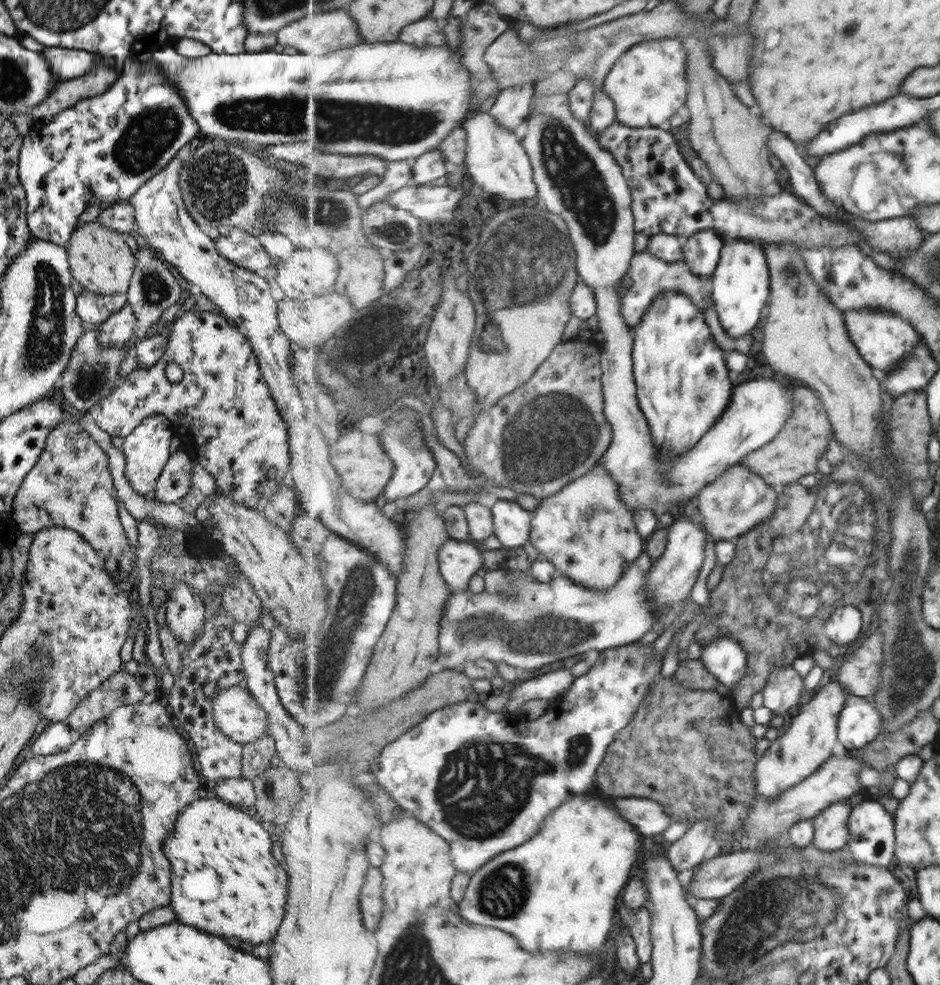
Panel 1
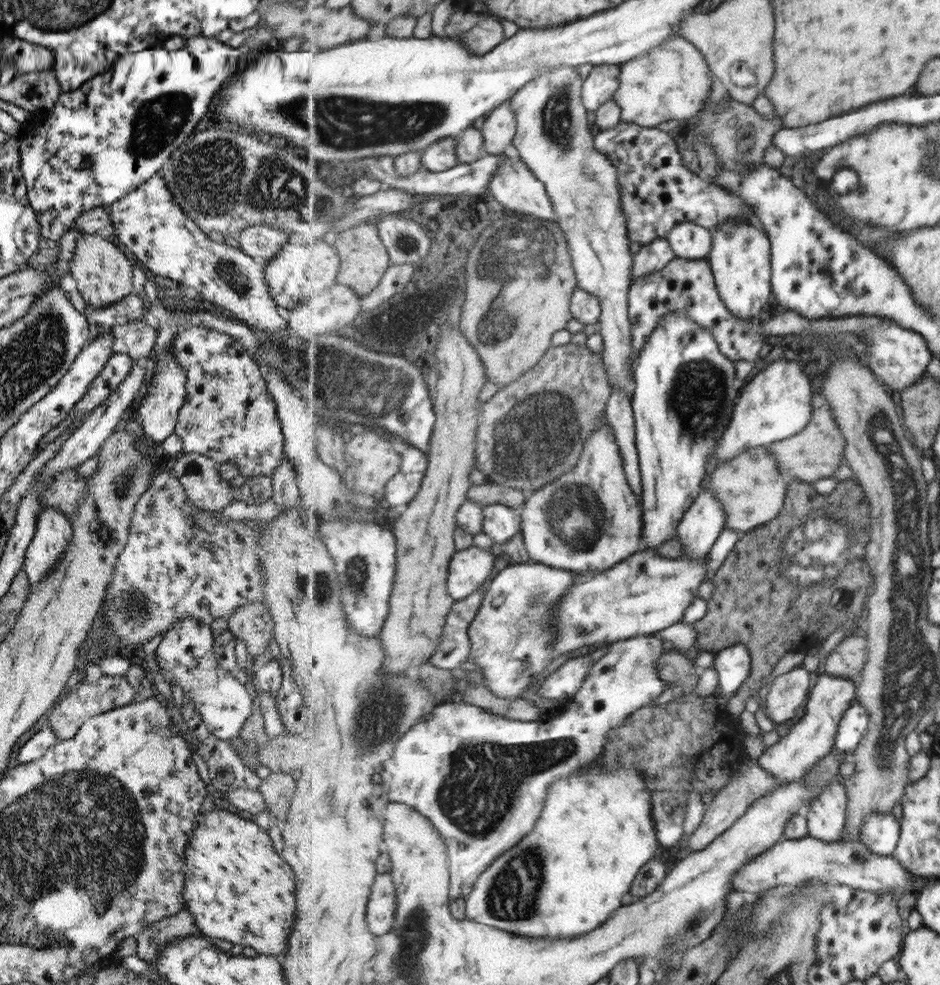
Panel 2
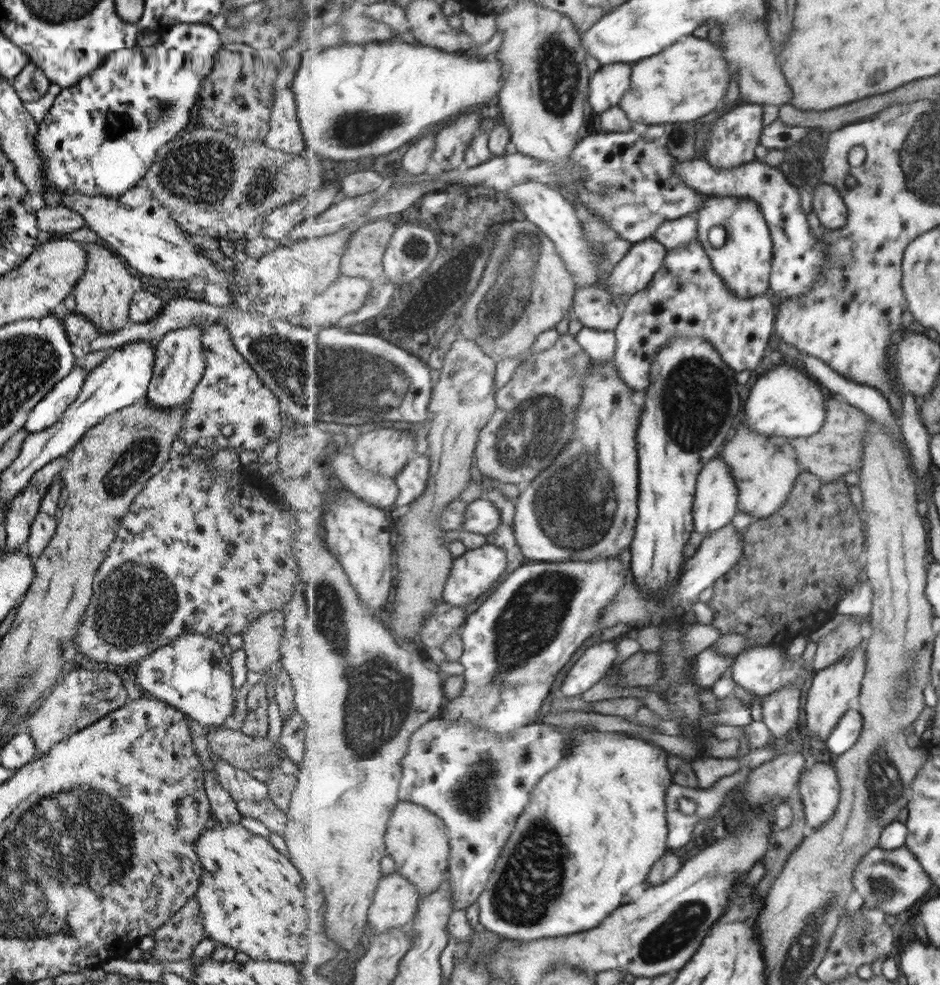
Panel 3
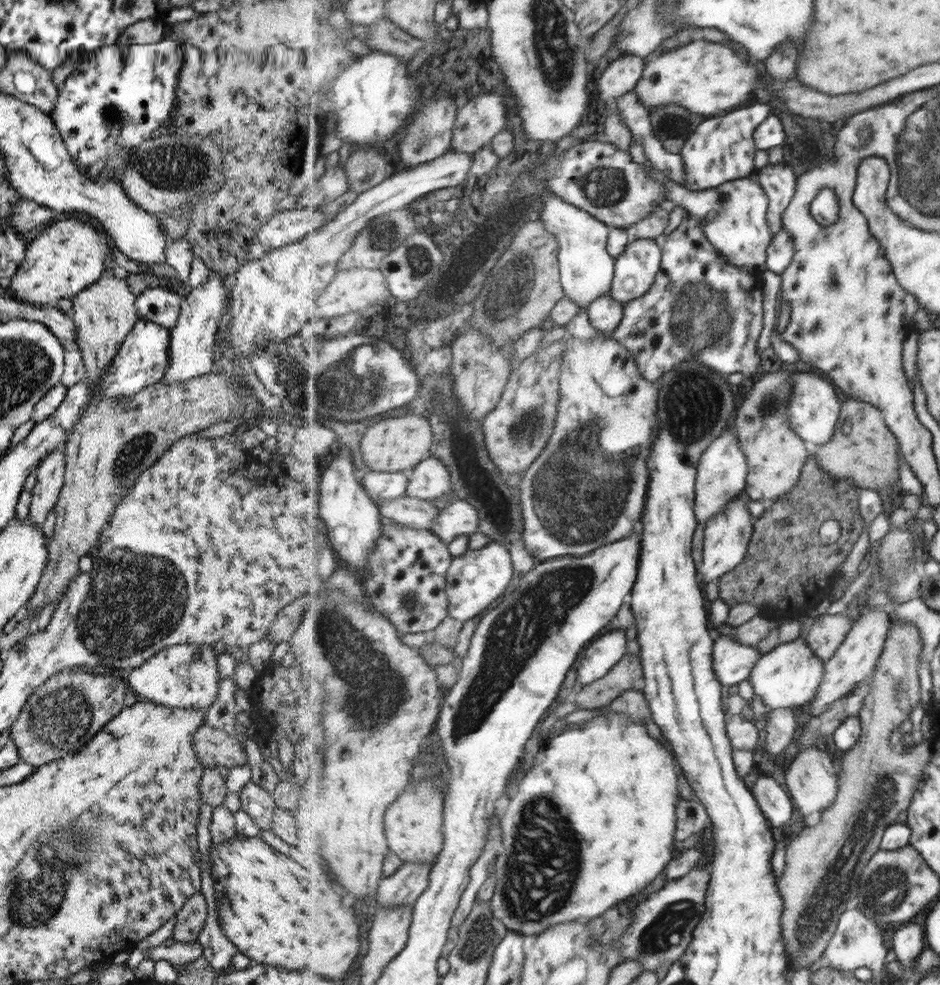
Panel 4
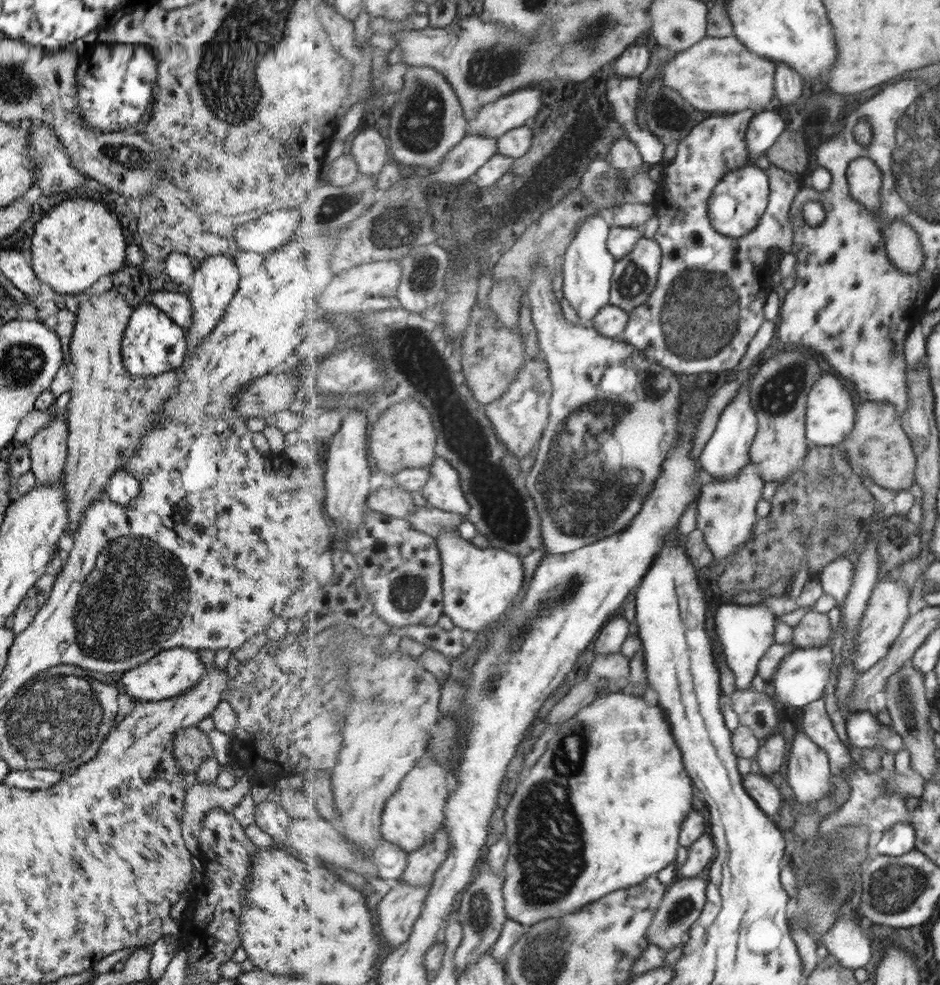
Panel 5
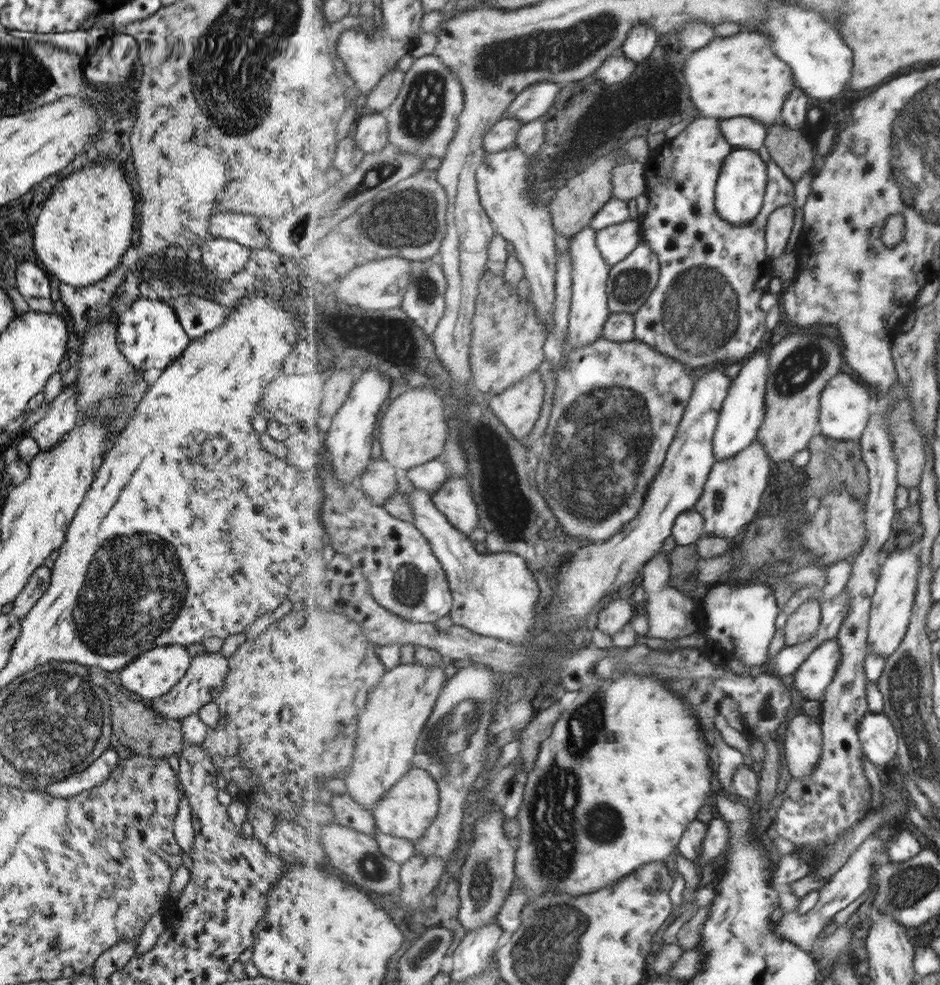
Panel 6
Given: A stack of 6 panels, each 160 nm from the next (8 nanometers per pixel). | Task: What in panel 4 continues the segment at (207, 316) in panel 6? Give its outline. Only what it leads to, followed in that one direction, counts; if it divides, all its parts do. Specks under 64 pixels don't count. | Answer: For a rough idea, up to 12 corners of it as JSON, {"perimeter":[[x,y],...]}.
{"perimeter":[[161,287],[134,297],[139,319],[151,314],[175,320],[148,320],[166,329],[176,323],[182,296]]}

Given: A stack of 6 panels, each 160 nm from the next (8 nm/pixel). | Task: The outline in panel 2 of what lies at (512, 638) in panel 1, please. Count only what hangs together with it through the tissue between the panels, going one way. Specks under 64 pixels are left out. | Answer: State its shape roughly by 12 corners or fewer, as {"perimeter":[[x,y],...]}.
{"perimeter":[[641,550],[574,584],[554,658],[656,636],[685,616],[707,558]]}

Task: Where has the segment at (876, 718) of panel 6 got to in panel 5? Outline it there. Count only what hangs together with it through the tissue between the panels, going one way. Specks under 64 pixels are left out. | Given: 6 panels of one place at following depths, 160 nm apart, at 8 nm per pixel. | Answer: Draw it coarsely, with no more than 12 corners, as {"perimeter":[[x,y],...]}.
{"perimeter":[[867,710],[845,725],[852,746],[881,754],[904,748],[903,737]]}

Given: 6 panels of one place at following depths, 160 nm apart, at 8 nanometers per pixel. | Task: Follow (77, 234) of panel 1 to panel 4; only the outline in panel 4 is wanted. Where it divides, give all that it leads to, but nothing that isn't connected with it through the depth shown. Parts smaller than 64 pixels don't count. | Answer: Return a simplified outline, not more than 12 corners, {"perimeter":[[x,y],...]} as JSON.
{"perimeter":[[108,261],[72,297],[86,382],[101,380],[139,319]]}

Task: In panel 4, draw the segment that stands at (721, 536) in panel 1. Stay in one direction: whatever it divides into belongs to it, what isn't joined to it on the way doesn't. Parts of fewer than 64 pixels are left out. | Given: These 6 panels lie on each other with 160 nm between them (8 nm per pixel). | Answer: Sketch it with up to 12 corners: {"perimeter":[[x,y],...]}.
{"perimeter":[[799,371],[749,389],[736,416],[746,490],[771,505],[802,478],[811,446],[789,426]]}

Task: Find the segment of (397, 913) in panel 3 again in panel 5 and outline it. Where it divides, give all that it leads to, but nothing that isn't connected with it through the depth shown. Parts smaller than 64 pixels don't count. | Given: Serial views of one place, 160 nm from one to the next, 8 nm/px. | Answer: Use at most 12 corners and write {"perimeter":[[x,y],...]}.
{"perimeter":[[444,822],[432,842],[408,855],[401,877],[409,886],[432,886],[448,859]]}

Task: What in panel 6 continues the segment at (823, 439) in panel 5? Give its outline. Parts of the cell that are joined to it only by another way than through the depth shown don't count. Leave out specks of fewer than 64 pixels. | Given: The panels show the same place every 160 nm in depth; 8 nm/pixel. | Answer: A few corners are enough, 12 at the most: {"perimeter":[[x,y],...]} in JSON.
{"perimeter":[[847,373],[822,395],[820,434],[861,441],[869,388]]}

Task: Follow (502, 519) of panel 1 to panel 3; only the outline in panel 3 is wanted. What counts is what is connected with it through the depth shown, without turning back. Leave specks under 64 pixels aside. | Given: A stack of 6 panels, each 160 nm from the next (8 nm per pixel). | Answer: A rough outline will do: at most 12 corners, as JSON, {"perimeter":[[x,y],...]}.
{"perimeter":[[478,498],[468,504],[462,530],[492,535],[499,507]]}

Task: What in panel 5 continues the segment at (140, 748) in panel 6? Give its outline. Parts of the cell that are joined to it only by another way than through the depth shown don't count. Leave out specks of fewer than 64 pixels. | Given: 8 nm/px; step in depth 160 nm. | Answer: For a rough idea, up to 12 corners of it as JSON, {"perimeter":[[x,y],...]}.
{"perimeter":[[196,726],[176,730],[170,747],[176,763],[193,773],[214,756]]}

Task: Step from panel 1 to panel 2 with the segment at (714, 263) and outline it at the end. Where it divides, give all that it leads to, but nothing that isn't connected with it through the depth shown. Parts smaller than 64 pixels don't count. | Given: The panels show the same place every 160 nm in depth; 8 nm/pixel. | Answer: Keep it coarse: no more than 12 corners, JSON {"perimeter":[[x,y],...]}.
{"perimeter":[[682,222],[665,236],[679,258],[709,259],[714,233]]}

